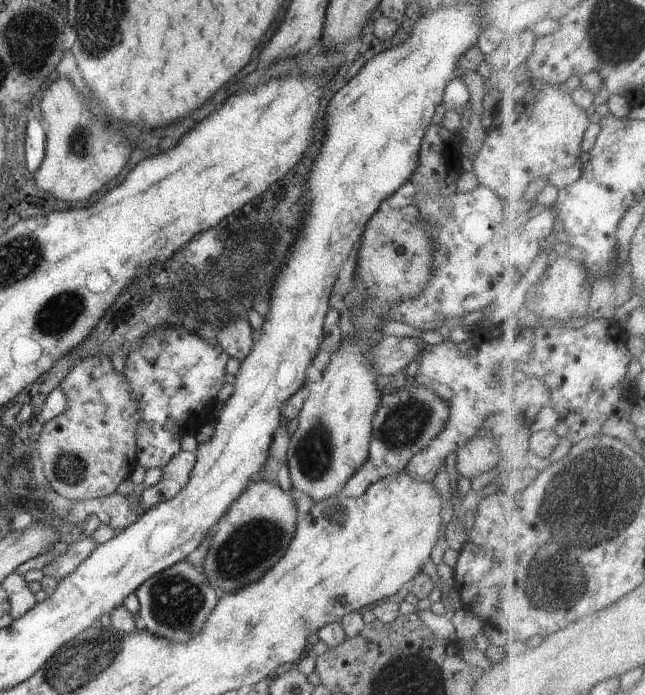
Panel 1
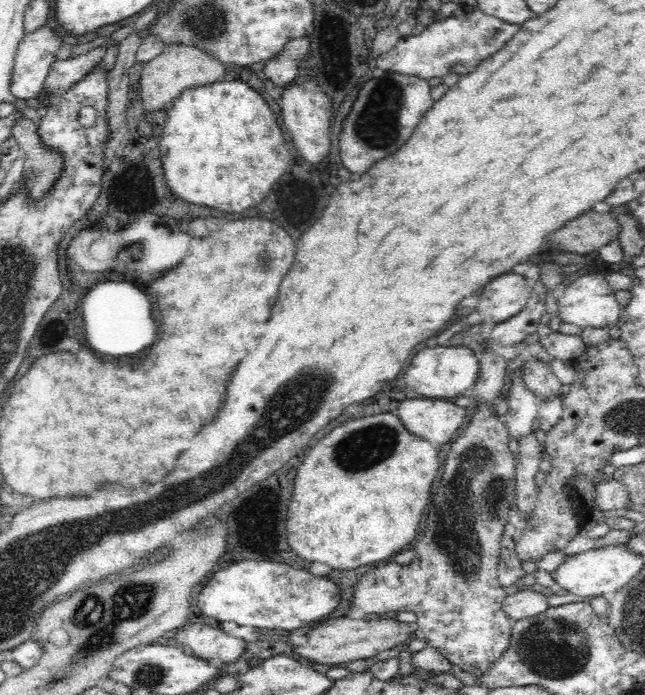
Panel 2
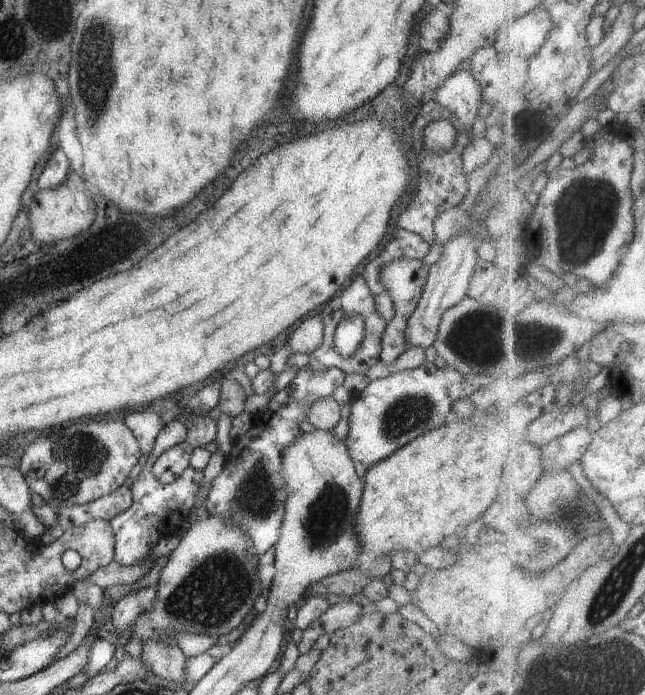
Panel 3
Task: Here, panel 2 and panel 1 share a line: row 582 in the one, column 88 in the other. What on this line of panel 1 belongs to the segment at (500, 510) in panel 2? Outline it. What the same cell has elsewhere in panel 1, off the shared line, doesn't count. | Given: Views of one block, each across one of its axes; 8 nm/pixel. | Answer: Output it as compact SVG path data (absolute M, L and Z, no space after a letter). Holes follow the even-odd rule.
M103 353L77 362L58 388L66 395L66 410L43 424L38 441L48 482L58 495L73 501L113 495L138 466L137 429L141 410L131 384L123 372L114 369L110 355Z

